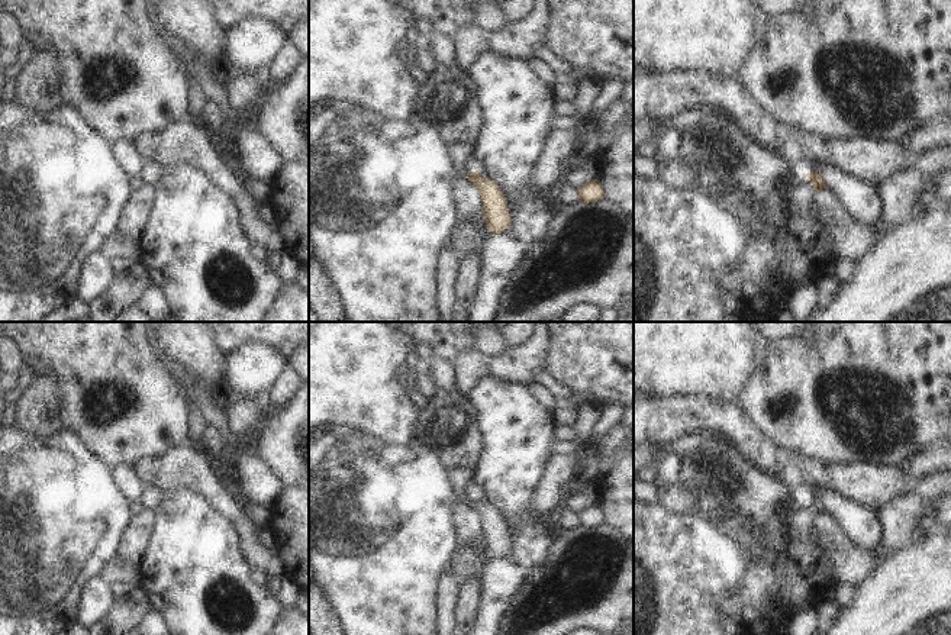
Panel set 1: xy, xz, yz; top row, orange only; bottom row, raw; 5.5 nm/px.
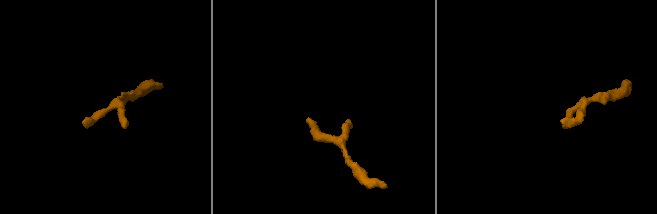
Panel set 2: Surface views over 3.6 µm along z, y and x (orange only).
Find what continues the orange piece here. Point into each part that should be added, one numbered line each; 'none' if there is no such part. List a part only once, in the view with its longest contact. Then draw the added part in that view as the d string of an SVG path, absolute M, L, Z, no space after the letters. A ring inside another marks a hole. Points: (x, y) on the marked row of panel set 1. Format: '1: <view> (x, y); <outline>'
1: yz (805, 194); M805 178L803 184L794 191L794 197L799 210L809 209L816 203L816 193L807 178Z

